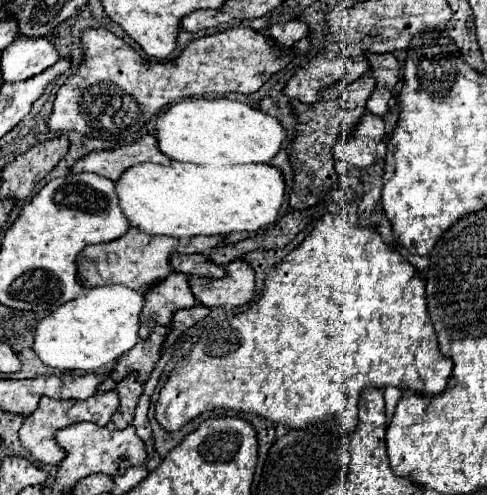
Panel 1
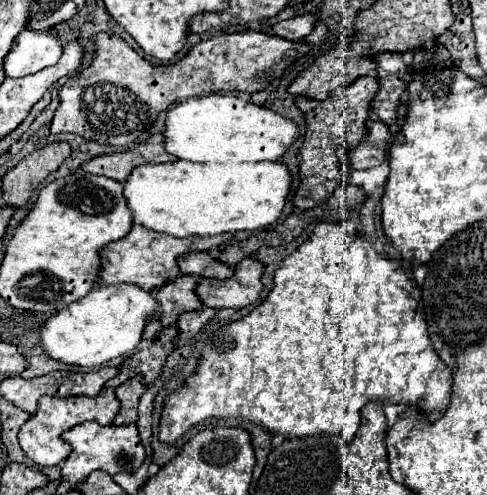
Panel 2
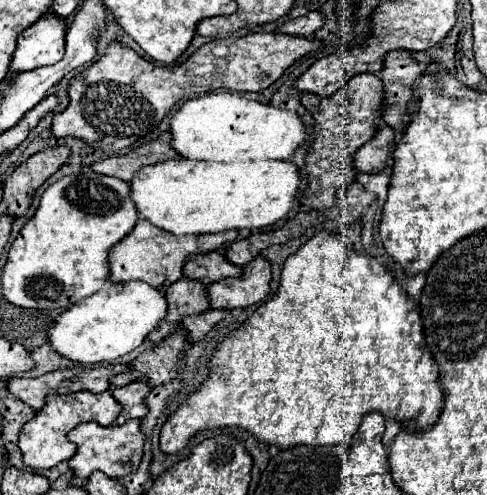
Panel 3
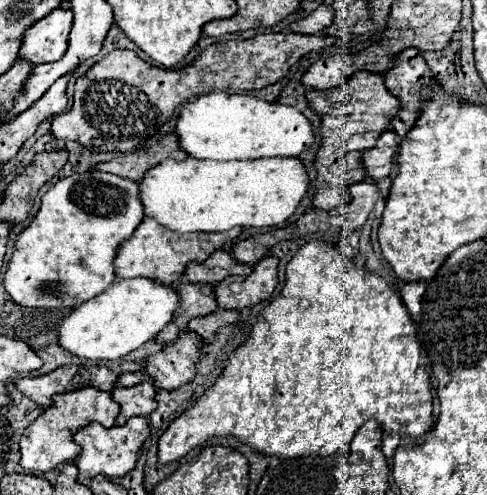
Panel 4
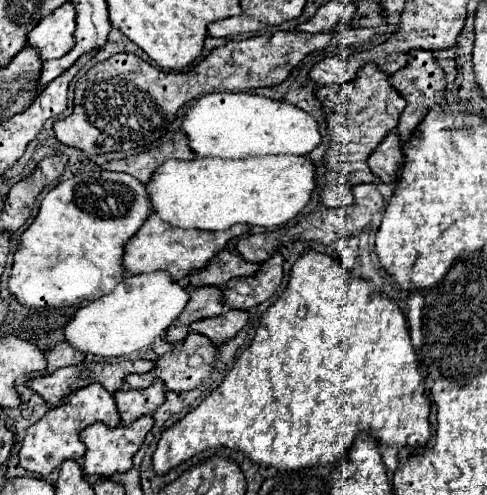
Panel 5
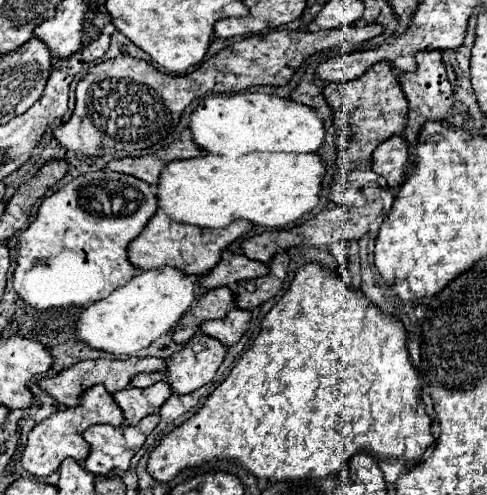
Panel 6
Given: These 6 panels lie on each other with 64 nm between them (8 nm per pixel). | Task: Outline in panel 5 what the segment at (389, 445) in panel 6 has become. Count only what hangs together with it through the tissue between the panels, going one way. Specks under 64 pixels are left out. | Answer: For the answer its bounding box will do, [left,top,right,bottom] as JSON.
[152,248,430,474]

